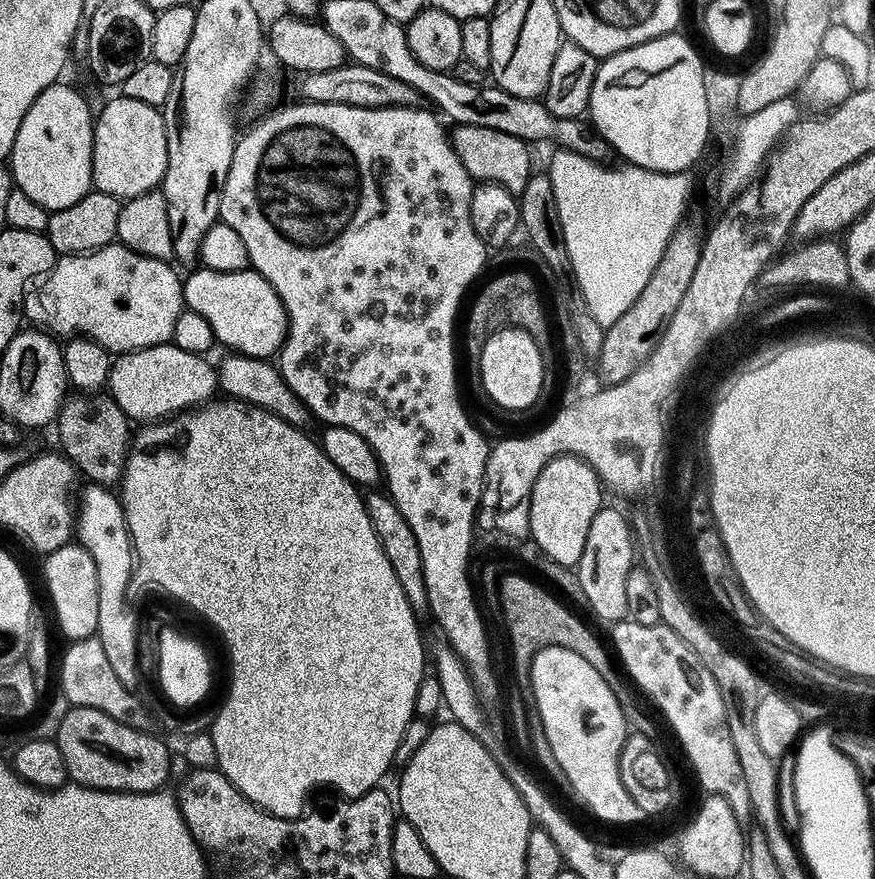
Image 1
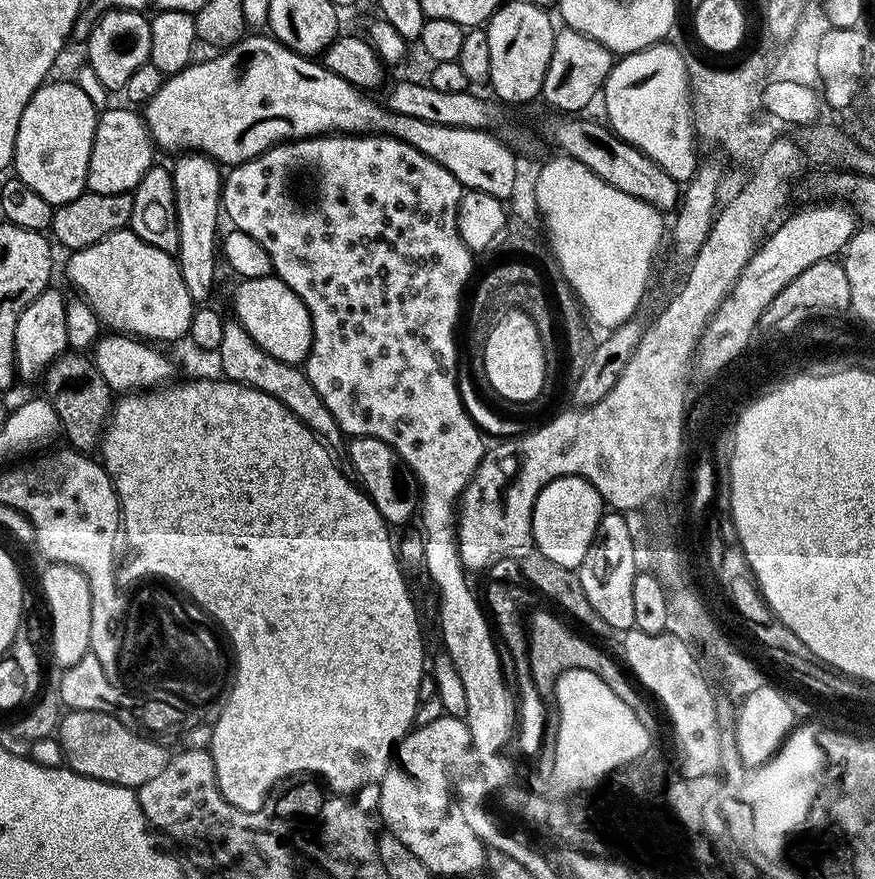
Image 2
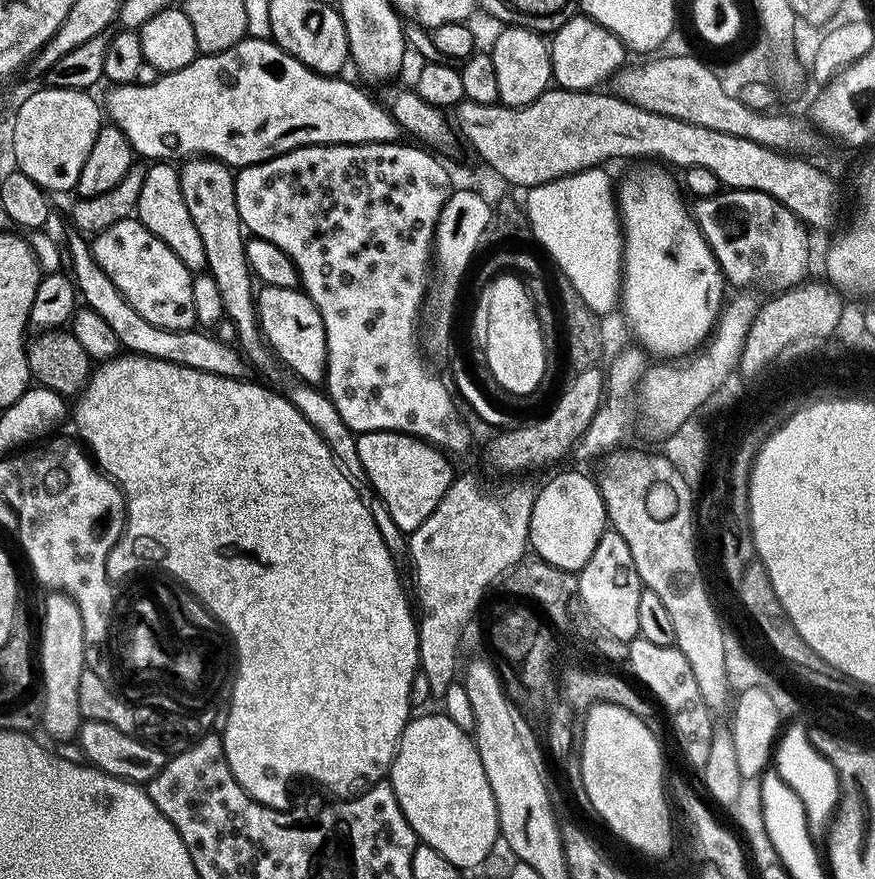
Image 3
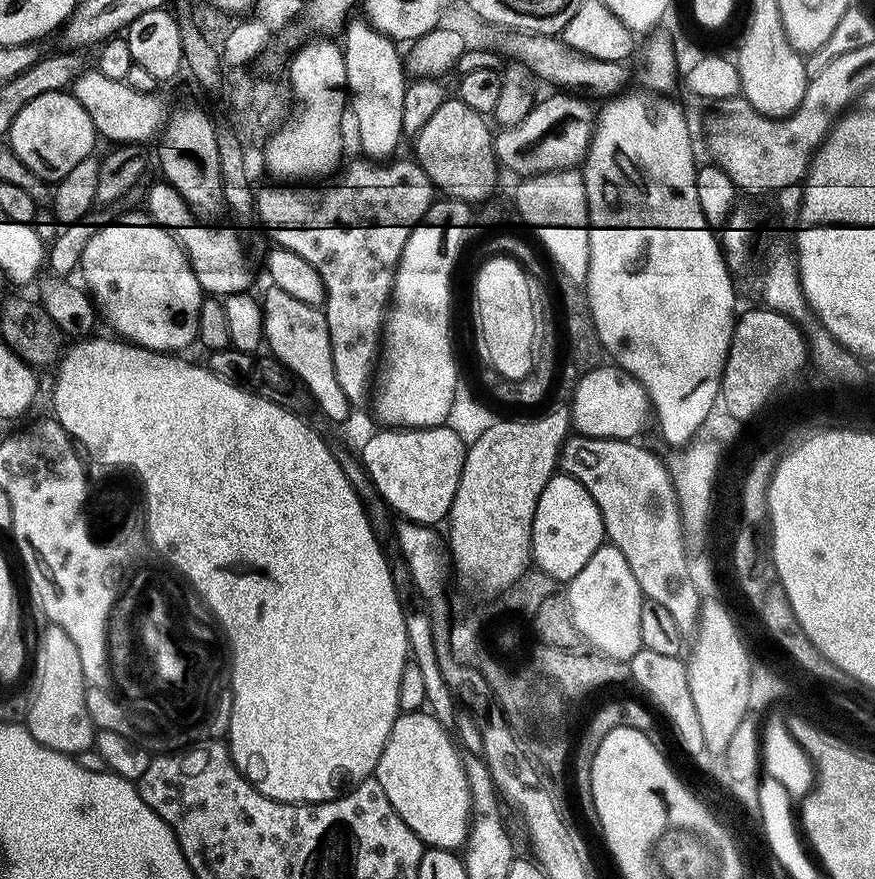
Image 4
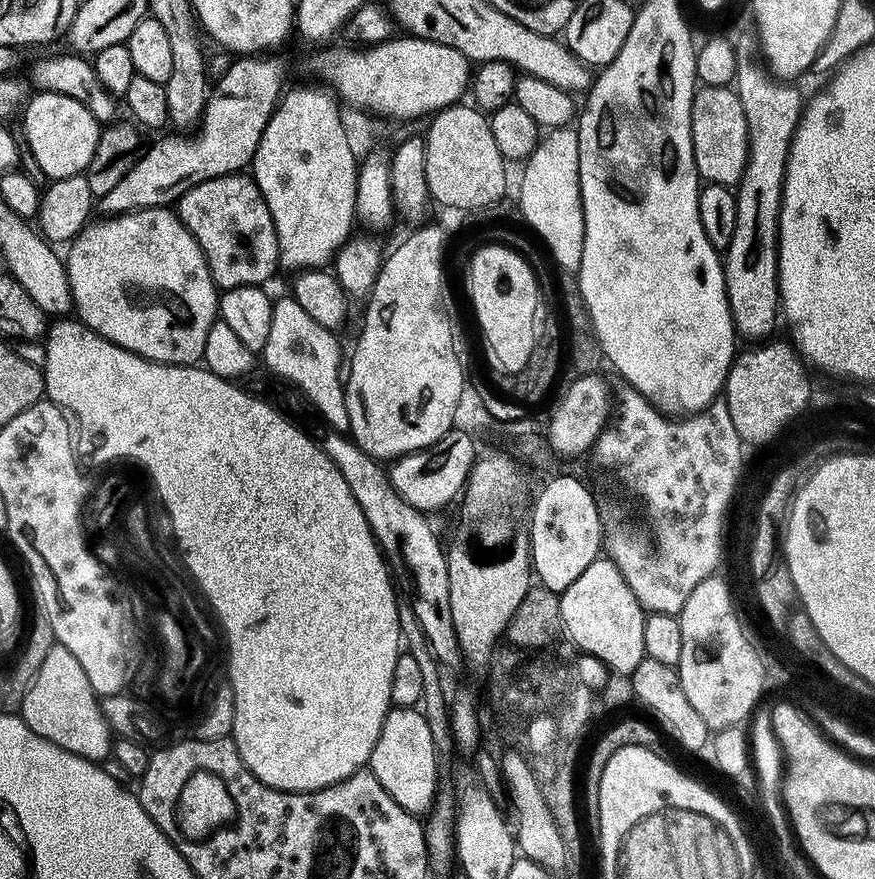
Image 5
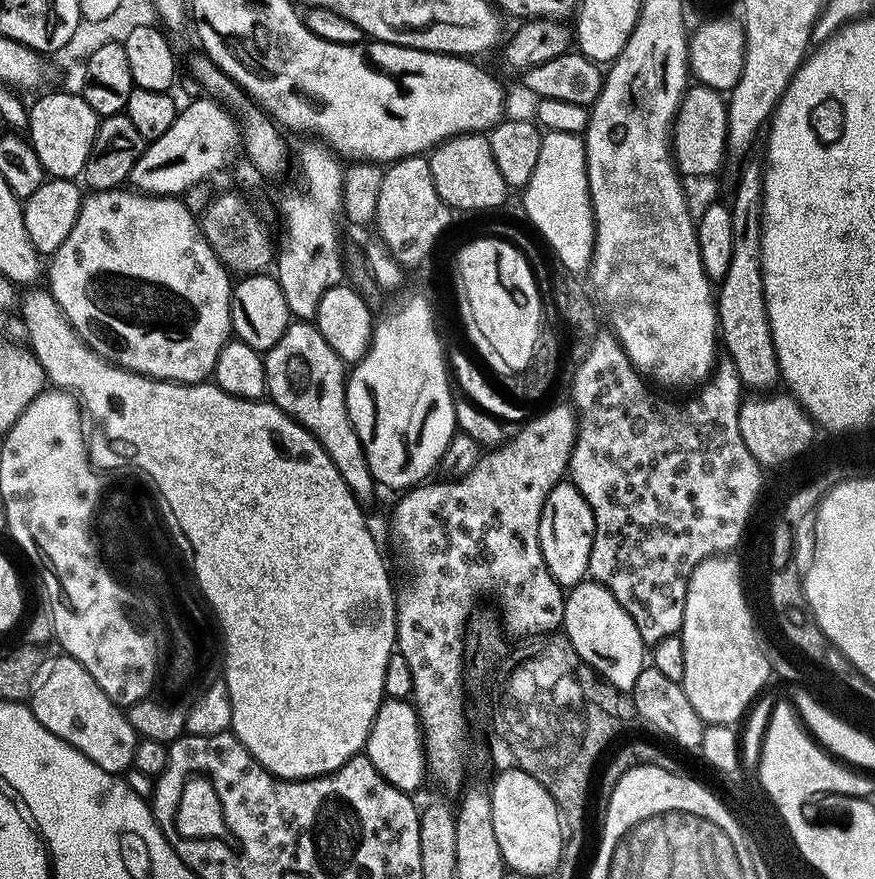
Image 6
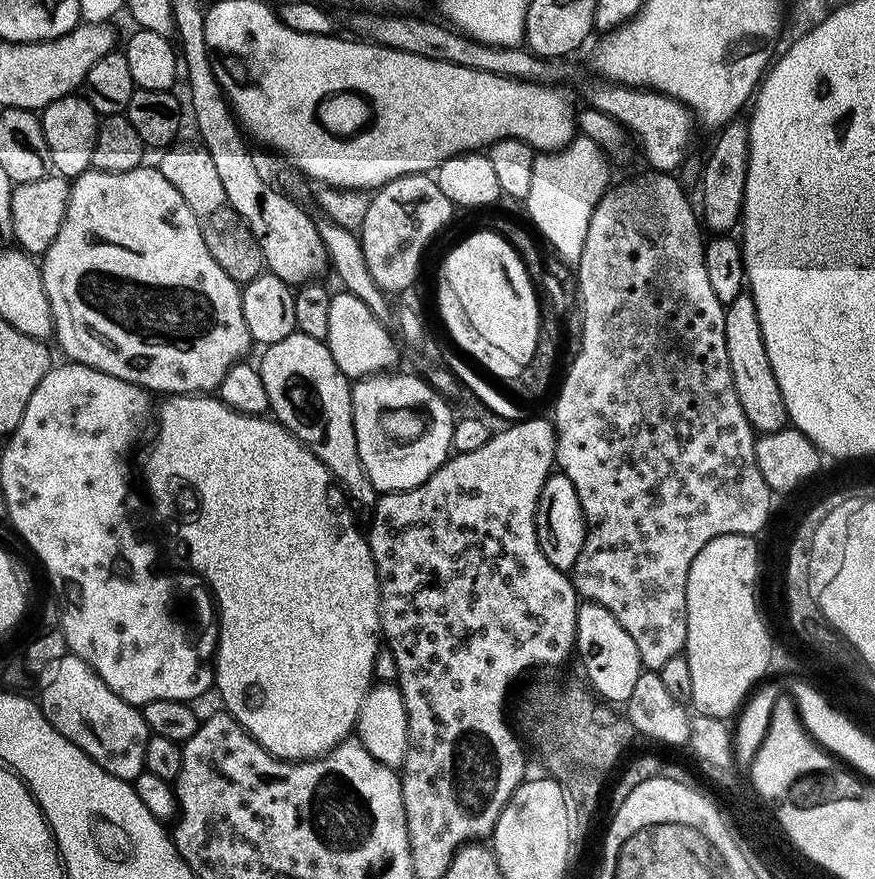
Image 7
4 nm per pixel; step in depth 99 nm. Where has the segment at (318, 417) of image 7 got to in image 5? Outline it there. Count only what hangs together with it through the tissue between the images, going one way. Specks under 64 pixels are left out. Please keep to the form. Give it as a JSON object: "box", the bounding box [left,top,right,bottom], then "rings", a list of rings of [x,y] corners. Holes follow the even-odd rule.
{"box":[262,298,348,433],"rings":[[[291,298],[285,300],[277,299],[272,305],[273,318],[270,321],[269,337],[262,351],[264,364],[276,376],[289,380],[300,392],[308,395],[308,400],[324,415],[329,429],[340,433],[348,432],[348,415],[346,414],[346,398],[344,397],[345,381],[342,379],[342,368],[340,372],[340,344],[336,341],[337,333],[333,329],[322,326],[298,306],[298,302]]]}

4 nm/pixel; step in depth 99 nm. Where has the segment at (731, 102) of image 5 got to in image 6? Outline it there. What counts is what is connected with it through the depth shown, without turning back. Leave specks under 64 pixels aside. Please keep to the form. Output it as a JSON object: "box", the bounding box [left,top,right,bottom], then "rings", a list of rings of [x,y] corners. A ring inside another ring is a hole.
{"box":[672,82,728,177],"rings":[[[696,82],[684,91],[684,101],[672,124],[672,154],[681,177],[712,176],[726,164],[728,151],[728,102],[721,89]]]}

